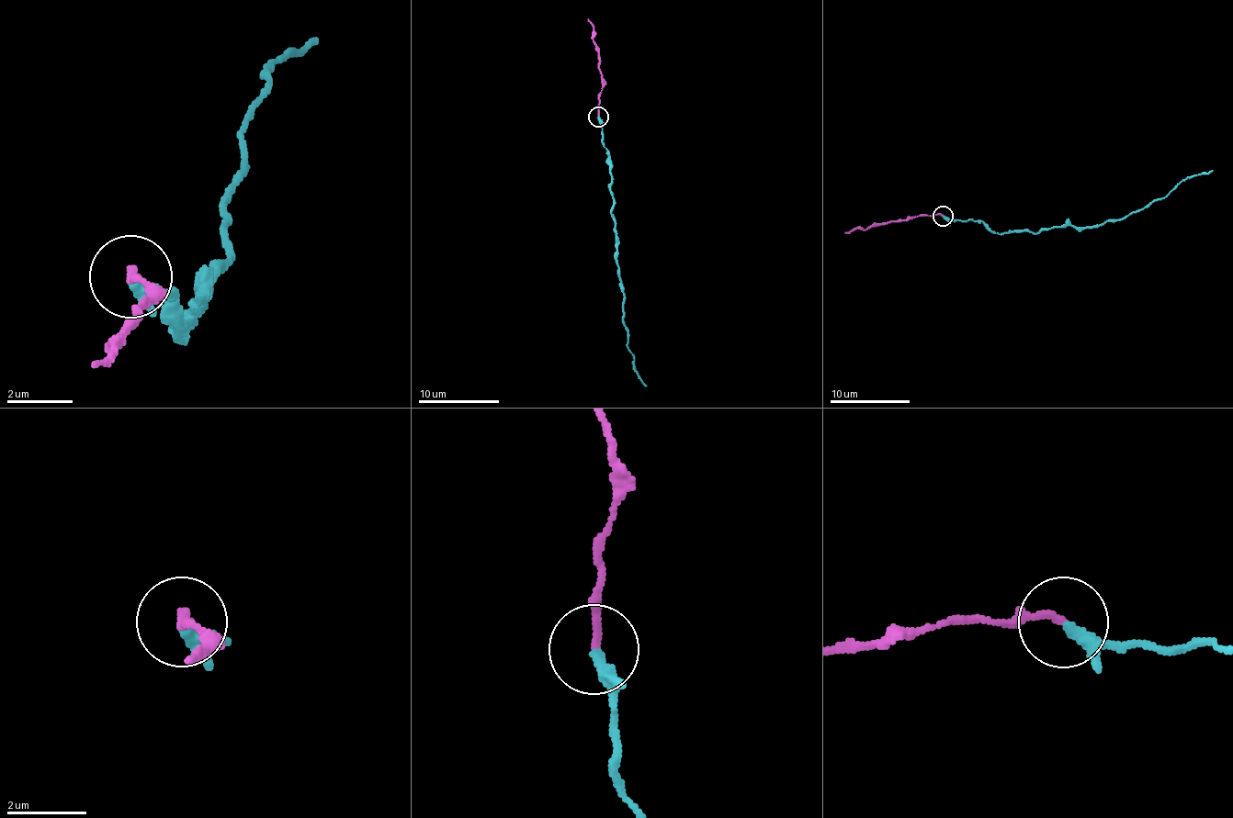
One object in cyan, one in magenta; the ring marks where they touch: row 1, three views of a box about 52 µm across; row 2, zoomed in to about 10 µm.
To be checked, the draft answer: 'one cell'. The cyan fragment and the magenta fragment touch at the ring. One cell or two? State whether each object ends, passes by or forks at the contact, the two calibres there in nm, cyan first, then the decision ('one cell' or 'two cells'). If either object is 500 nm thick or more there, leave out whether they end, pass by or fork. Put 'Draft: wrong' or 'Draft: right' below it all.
cyan passes by; magenta ends there; 220 nm thick on the cyan side, 190 nm on the other; one cell
Draft: right

